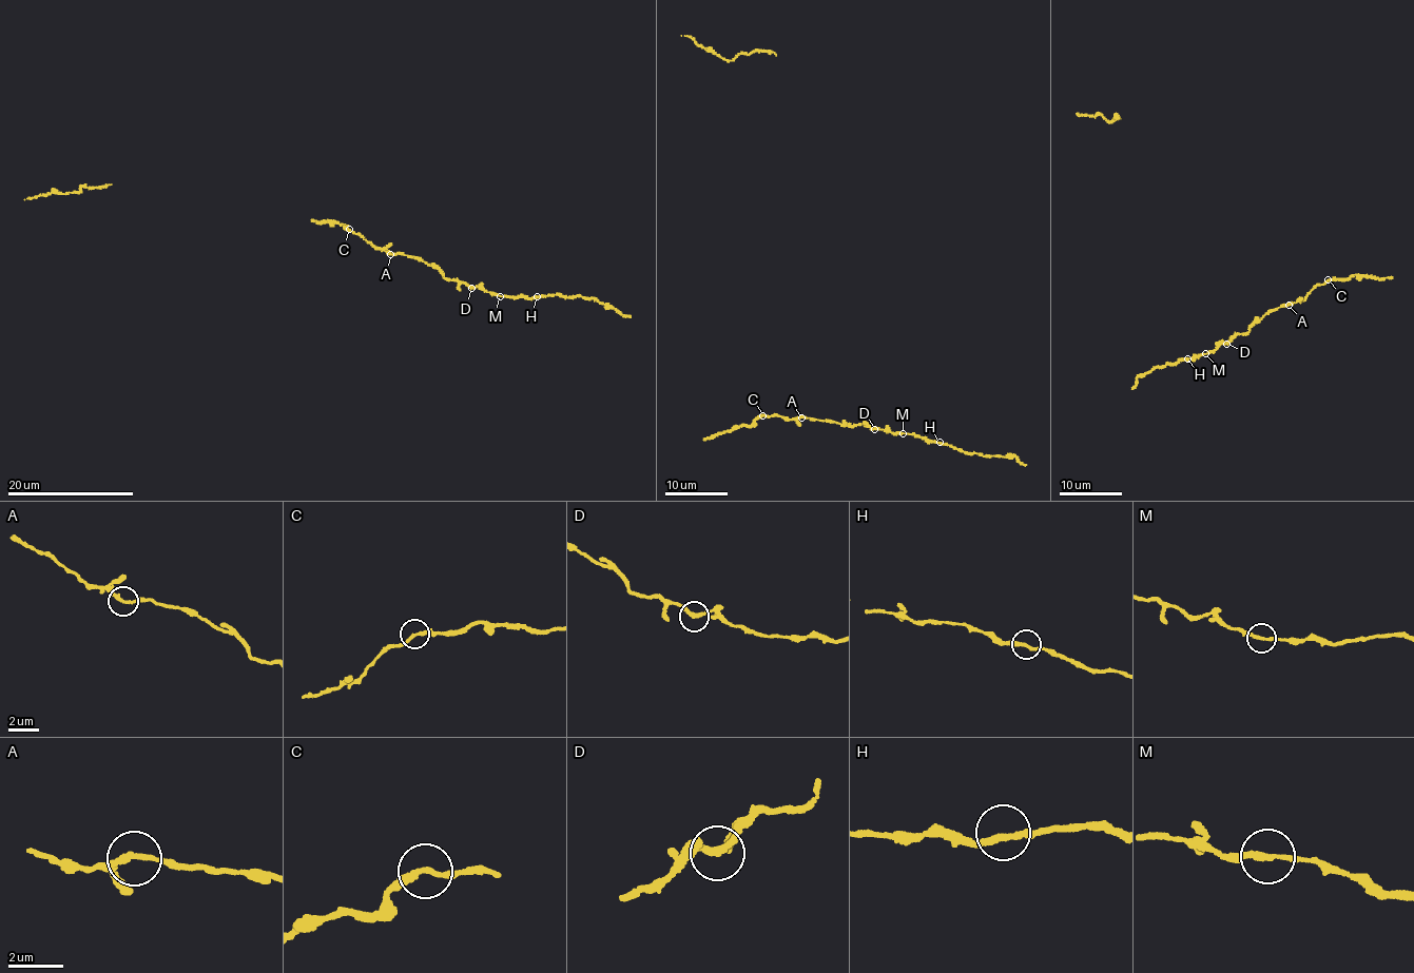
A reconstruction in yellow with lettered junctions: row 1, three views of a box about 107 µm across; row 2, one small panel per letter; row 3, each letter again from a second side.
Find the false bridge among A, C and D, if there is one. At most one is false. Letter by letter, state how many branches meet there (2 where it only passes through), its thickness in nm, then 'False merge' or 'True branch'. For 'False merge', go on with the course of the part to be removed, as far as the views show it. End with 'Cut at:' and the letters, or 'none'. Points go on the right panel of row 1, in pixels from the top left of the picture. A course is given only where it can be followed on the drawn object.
A: Branches: 2. Thickness 200 nm. True branch
C: Branches: 2. Thickness 200 nm. True branch
D: Branches: 2. Thickness 220 nm. True branch
Cut at: none

